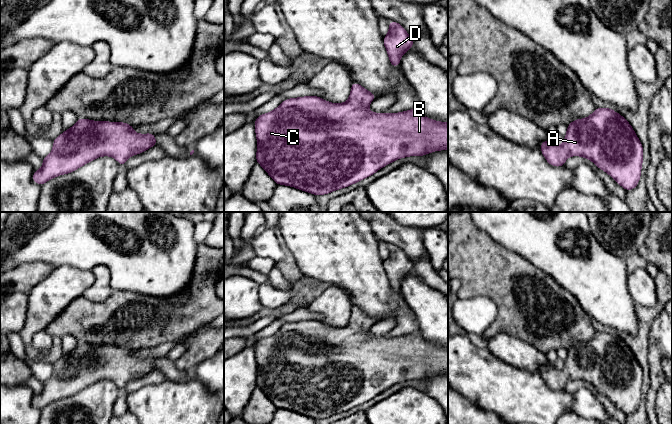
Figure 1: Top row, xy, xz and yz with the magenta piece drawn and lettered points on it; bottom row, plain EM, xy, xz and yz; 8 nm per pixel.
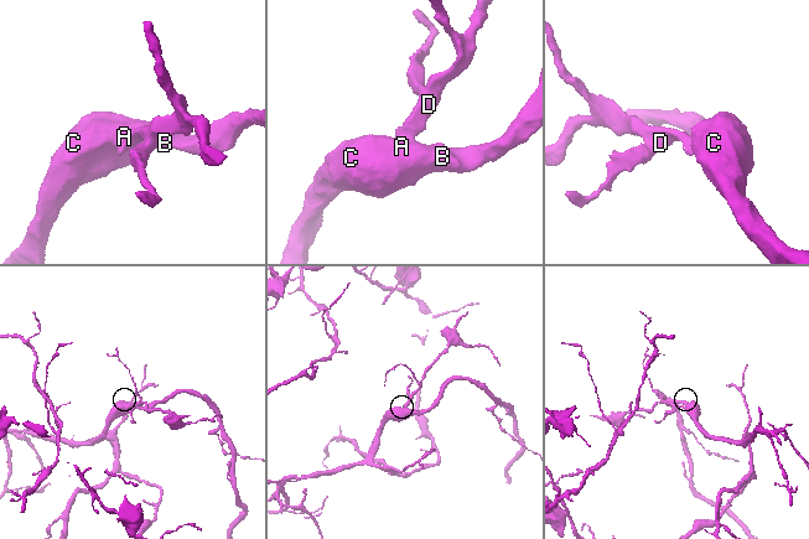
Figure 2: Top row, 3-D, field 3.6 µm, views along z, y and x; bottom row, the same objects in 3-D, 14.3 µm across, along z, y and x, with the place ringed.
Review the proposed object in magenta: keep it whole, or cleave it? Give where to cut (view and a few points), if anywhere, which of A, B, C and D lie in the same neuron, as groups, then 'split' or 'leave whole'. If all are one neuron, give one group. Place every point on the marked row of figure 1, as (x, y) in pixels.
no cut; A B C D; leave whole

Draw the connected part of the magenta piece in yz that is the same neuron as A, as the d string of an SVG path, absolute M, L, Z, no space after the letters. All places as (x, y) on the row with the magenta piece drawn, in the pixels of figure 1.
M596 107L589 117L572 121L567 125L567 134L562 146L548 139L541 142L540 150L551 166L561 167L569 156L582 156L608 173L626 191L636 188L639 184L643 146L629 122L610 108Z

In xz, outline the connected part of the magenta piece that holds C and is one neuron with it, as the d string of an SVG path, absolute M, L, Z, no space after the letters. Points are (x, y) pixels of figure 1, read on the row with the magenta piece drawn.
M358 82L351 84L351 92L347 102L345 103L331 103L325 101L319 96L305 96L298 98L285 99L274 111L264 113L258 116L255 121L255 133L257 137L257 164L261 165L268 175L274 180L277 185L287 185L295 187L301 191L306 191L318 195L325 195L331 193L337 189L343 189L354 183L357 183L383 168L384 166L392 163L397 159L409 156L424 156L439 150L448 150L448 122L439 122L436 120L425 117L418 109L411 109L400 113L373 113L368 110L367 106L377 98L377 96L365 88L363 88Z

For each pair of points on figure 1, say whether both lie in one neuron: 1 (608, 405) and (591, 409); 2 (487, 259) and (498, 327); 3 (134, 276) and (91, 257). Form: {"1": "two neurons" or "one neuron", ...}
{"1": "two neurons", "2": "one neuron", "3": "one neuron"}

